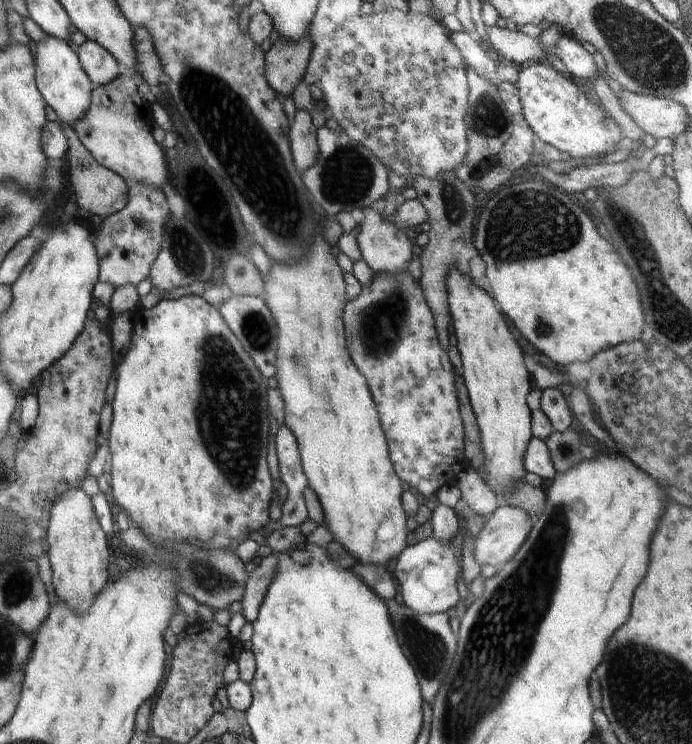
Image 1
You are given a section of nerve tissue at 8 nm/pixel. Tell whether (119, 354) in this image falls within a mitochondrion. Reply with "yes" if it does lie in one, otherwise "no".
no

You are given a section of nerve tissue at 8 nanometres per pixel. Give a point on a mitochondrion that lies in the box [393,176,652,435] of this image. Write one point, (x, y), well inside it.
(537, 225)

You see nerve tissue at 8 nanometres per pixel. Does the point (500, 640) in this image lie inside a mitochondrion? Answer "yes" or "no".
yes

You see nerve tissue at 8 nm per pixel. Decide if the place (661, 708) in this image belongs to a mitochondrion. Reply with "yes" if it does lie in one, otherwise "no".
yes

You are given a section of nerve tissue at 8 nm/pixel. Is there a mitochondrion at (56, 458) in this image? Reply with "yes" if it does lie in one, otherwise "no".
no

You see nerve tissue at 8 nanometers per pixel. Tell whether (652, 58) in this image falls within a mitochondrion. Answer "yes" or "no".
yes

